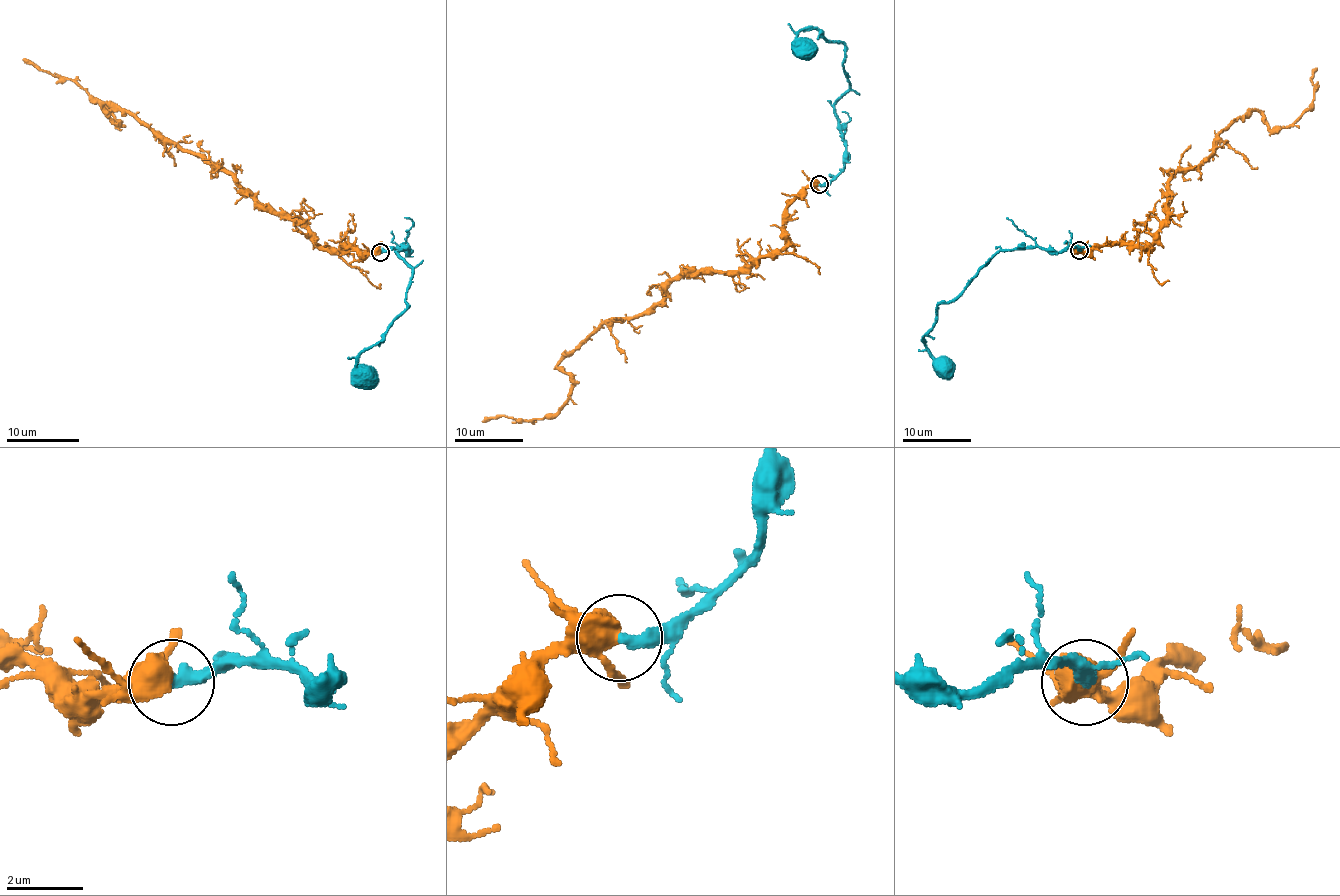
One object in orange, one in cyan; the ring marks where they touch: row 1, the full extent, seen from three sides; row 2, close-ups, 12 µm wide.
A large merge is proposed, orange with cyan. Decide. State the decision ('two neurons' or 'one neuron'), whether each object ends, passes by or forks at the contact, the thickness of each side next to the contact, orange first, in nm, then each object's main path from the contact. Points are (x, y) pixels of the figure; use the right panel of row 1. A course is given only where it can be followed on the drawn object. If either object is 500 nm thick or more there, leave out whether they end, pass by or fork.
one neuron; orange passes by; cyan ends; calibres 440 and 360 nm; course orange (1080, 250), (1150, 244), (1167, 219), (1167, 183), (1252, 111), (1271, 130), (1286, 128), (1309, 108), (1316, 68); course cyan (1080, 250), (1035, 246), (998, 251), (955, 297), (939, 303), (938, 320), (924, 335), (924, 345), (945, 368)

